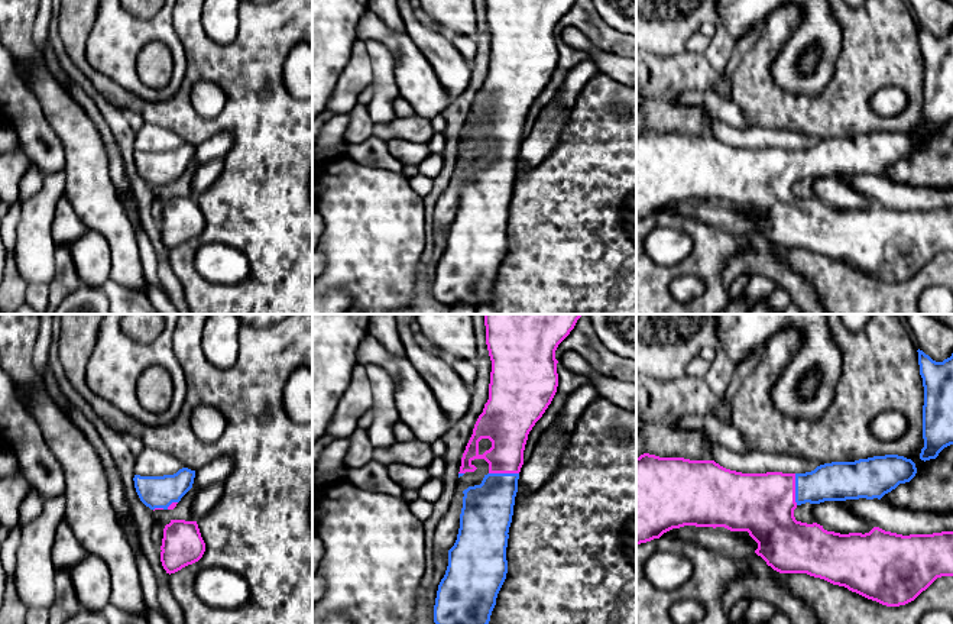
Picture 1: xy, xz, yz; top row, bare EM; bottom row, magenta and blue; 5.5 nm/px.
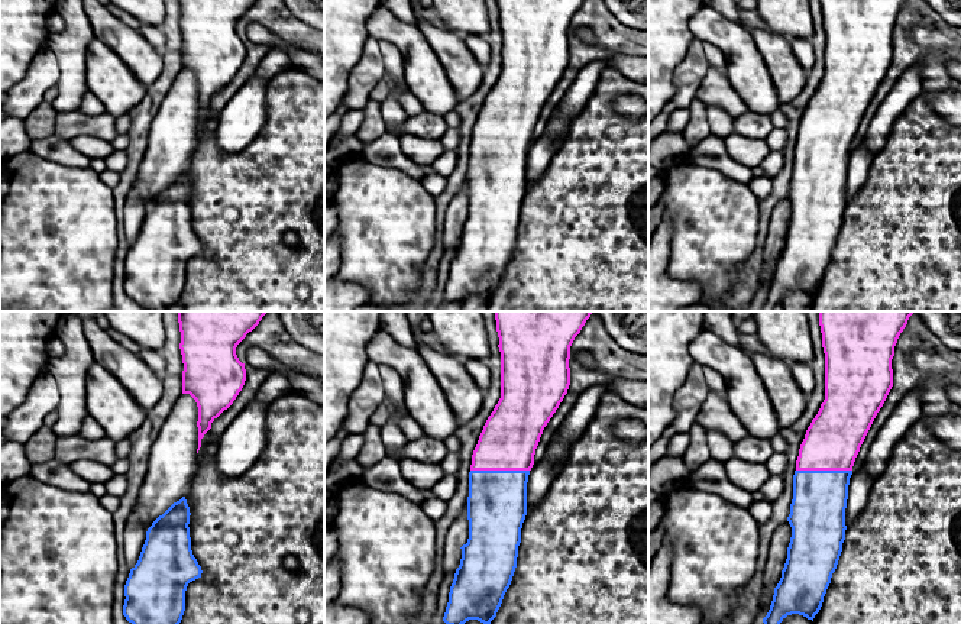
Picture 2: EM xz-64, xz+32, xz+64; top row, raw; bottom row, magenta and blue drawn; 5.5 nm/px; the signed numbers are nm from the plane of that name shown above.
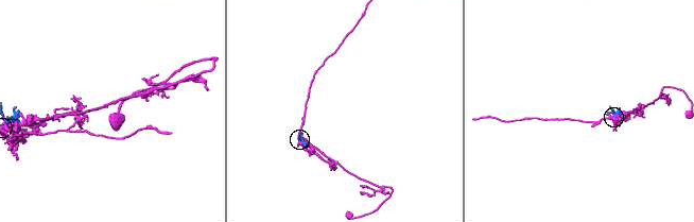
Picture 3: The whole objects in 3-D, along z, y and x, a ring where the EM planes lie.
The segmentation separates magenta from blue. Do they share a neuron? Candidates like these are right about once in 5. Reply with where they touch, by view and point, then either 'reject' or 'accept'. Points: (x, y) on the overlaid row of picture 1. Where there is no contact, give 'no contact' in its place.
yz (794, 490) | accept

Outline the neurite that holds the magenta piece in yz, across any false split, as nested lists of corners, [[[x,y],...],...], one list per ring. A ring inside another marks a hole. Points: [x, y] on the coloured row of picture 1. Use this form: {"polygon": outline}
{"polygon": [[[644,453],[636,458],[636,546],[659,539],[664,533],[684,526],[725,527],[730,531],[748,531],[758,543],[755,553],[779,573],[807,573],[833,585],[845,586],[868,599],[886,607],[899,607],[914,601],[937,578],[953,576],[953,531],[902,536],[873,527],[869,533],[840,534],[823,526],[801,523],[794,510],[805,502],[846,499],[881,499],[899,484],[910,482],[917,473],[911,459],[898,455],[873,456],[855,462],[832,462],[805,473],[742,473],[726,469],[714,460],[659,458]]]}

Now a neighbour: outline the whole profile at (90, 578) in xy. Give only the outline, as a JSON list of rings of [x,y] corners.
[[[88,553],[69,570],[77,599],[84,610],[103,612],[110,604],[110,569],[98,556]]]

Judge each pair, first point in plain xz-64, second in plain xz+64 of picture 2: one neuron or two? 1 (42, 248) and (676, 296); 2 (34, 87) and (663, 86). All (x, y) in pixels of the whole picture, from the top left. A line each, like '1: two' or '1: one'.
1: two
2: two

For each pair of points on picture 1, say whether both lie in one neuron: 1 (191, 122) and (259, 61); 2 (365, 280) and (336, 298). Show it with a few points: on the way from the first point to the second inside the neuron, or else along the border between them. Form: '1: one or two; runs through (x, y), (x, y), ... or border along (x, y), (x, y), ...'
1: one; runs through (214, 125), (220, 123), (252, 91), (252, 84)
2: two; border along (327, 291), (343, 290), (352, 298)

